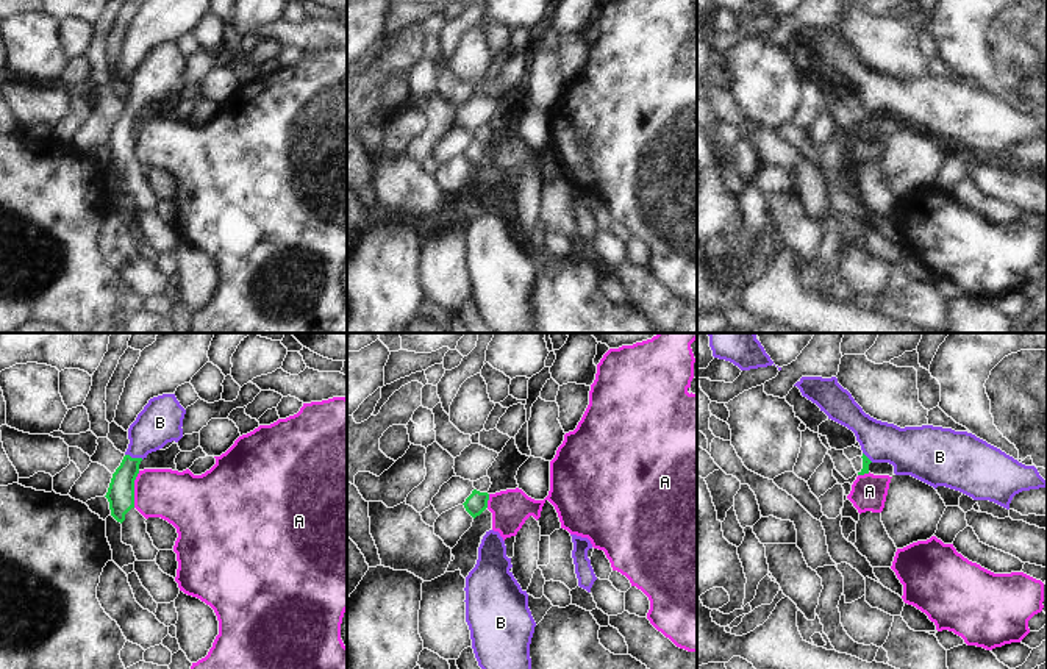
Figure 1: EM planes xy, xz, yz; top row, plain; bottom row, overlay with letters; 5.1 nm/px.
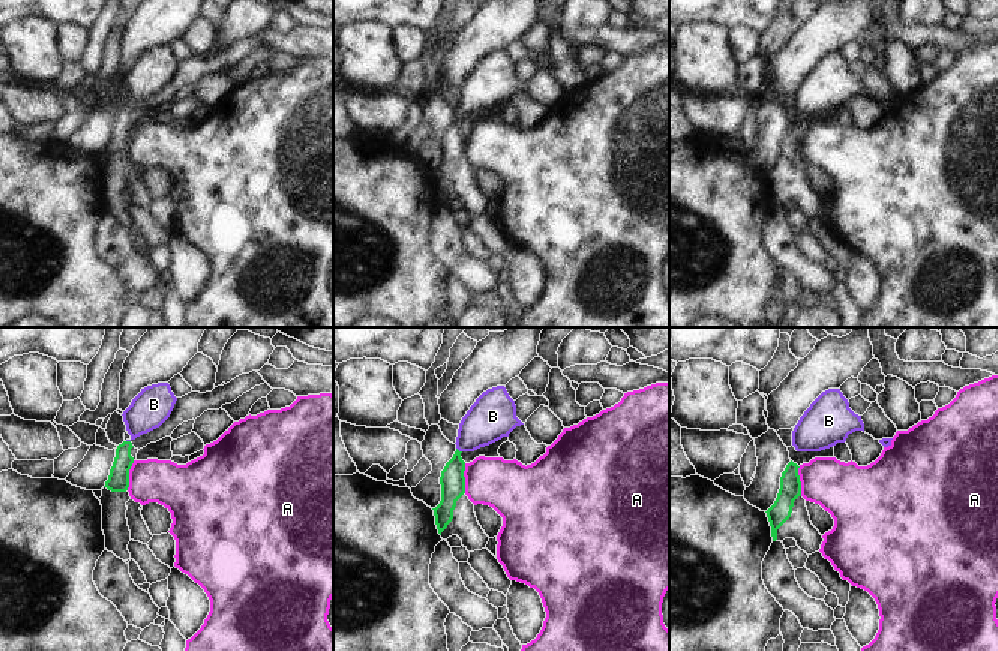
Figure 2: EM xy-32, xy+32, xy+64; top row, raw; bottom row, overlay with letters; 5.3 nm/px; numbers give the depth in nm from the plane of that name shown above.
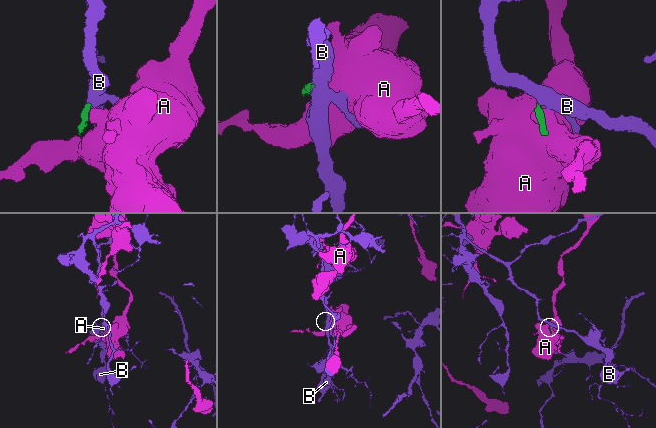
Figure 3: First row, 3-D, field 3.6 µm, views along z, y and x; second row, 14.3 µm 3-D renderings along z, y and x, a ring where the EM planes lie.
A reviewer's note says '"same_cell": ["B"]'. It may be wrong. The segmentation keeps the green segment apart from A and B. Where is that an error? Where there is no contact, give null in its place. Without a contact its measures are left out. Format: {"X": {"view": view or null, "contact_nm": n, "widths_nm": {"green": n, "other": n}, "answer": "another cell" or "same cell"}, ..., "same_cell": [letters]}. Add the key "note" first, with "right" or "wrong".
{"note": "right", "A": {"view": "xy", "contact_nm": 190, "widths_nm": {"green": 140, "other": 280}, "answer": "another cell"}, "B": {"view": "xy", "contact_nm": 100, "widths_nm": {"green": 140, "other": 220}, "answer": "same cell"}, "same_cell": ["B"]}

